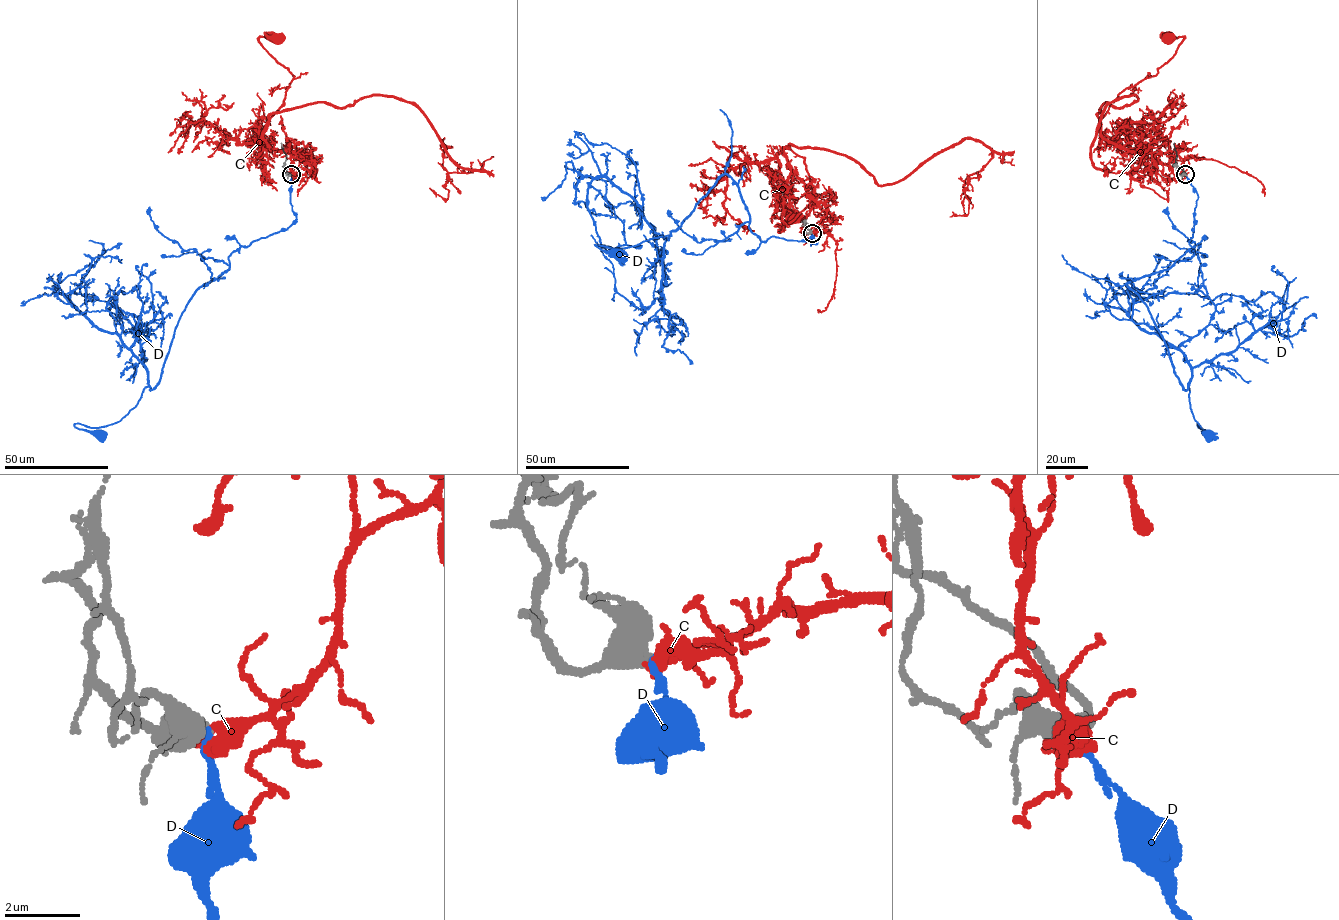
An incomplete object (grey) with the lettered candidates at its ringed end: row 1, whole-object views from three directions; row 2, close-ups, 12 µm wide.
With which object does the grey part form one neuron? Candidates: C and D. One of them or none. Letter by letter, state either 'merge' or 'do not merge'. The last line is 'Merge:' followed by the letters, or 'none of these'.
C: merge
D: do not merge
Merge: C

